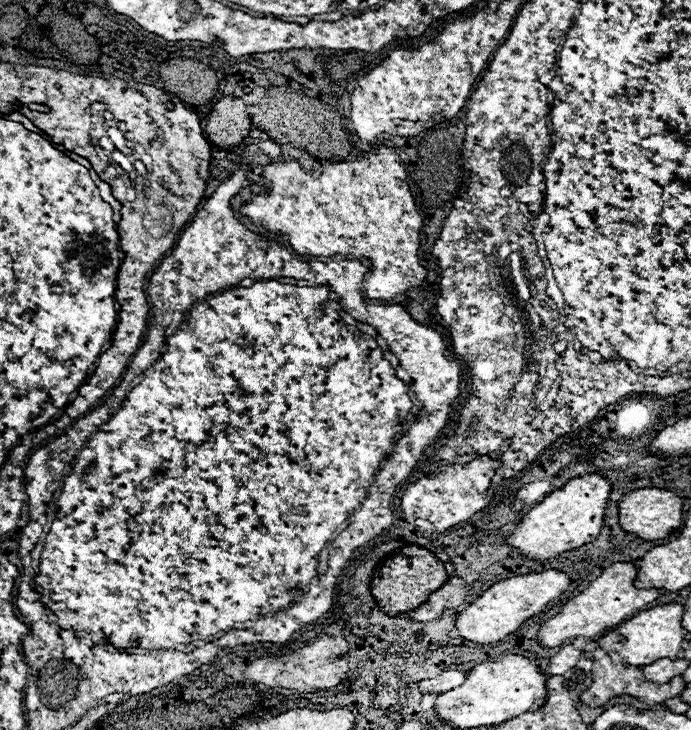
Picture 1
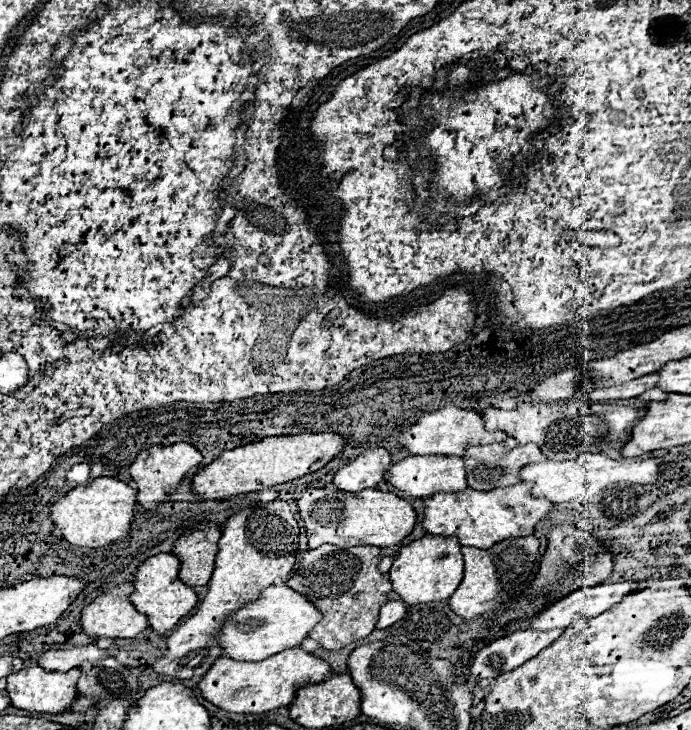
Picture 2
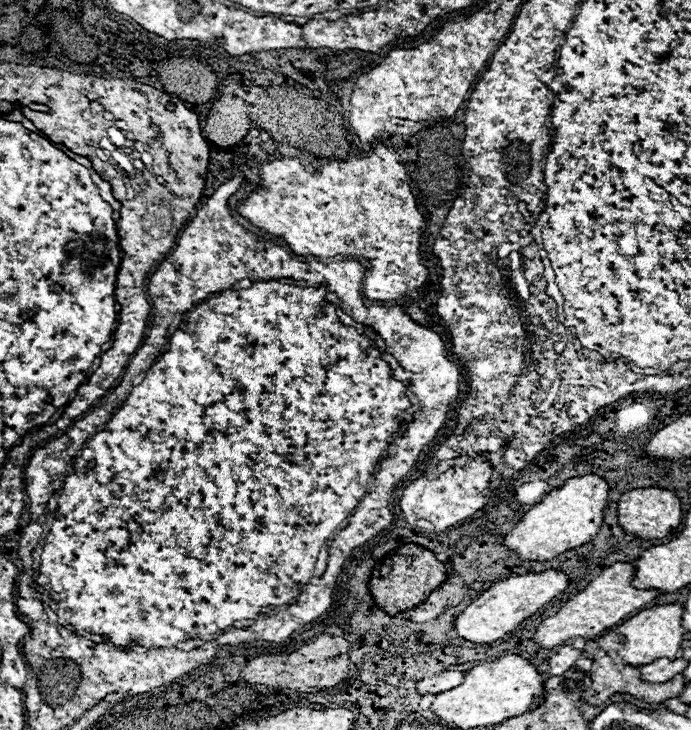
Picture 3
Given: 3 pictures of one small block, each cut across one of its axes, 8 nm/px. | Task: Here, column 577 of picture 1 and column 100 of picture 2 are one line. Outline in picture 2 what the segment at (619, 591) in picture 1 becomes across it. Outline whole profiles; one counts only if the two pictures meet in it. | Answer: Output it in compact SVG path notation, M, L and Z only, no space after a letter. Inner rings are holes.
M132 584L110 588L82 610L82 628L94 638L136 638L148 628L148 618L134 610L130 594Z

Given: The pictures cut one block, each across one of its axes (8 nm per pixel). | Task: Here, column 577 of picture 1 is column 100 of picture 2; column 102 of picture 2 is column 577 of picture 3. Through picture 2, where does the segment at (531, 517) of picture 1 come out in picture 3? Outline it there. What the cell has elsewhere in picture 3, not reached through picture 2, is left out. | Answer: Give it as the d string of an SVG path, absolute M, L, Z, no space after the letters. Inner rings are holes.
M596 474L566 480L562 486L550 490L514 524L514 528L504 536L504 546L518 554L520 560L552 560L566 550L590 542L602 526L608 490L608 484Z

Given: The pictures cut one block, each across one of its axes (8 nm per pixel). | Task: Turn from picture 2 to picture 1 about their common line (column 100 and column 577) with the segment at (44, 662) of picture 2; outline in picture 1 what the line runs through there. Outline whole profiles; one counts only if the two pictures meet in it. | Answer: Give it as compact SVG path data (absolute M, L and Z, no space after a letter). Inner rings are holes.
M568 644L568 646L564 646L558 654L554 654L550 660L548 660L548 666L544 668L550 676L558 676L558 674L564 674L566 670L570 670L576 662L578 662L578 658L582 656L582 650L578 650L578 648L574 648L572 644Z

